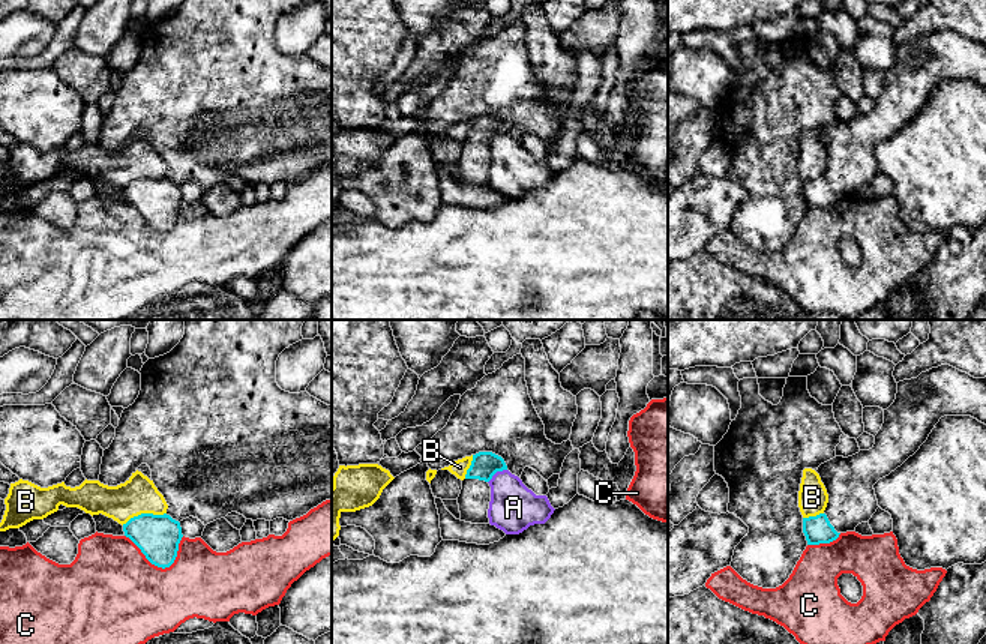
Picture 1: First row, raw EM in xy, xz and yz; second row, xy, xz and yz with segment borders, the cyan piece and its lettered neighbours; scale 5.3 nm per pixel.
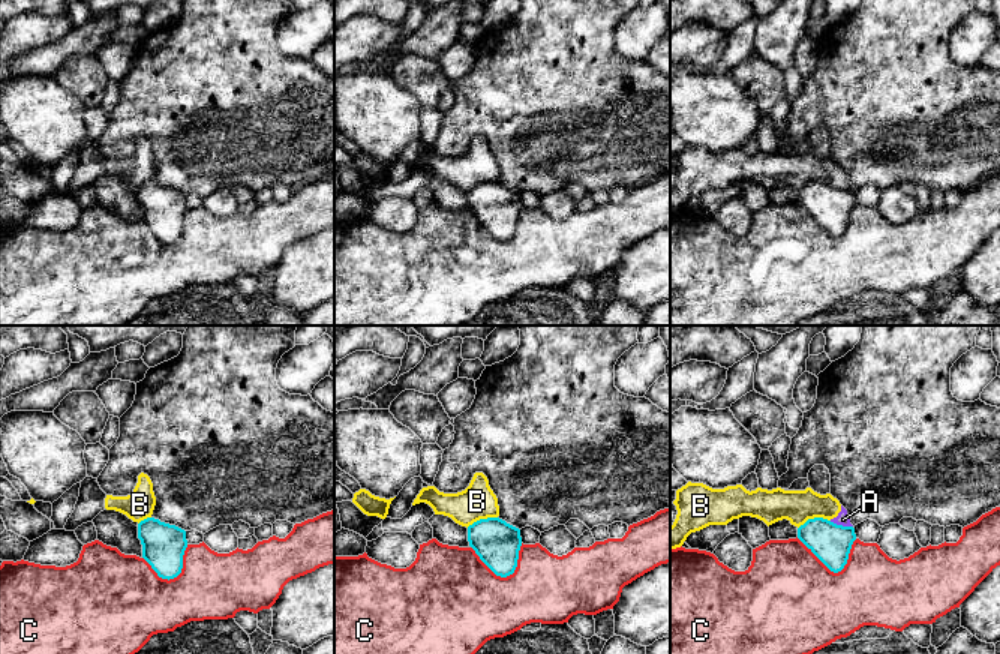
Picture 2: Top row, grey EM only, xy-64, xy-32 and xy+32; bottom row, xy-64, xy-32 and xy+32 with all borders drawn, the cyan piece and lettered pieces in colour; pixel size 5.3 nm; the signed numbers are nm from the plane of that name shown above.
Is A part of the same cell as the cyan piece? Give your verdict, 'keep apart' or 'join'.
keep apart

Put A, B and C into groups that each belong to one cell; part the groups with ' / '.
A B / C

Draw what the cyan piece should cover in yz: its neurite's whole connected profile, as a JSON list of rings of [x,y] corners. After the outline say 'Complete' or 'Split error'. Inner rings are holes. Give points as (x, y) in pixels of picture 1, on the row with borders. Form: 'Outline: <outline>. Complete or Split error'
Outline: [[[941,365],[917,378],[899,381],[894,402],[884,410],[884,423],[875,435],[873,447],[848,458],[836,456],[818,467],[828,503],[822,513],[803,518],[807,545],[830,543],[840,533],[854,531],[858,524],[867,522],[879,507],[873,485],[912,456],[944,416],[971,416],[986,425],[986,377],[974,378],[950,365]]]. Split error

